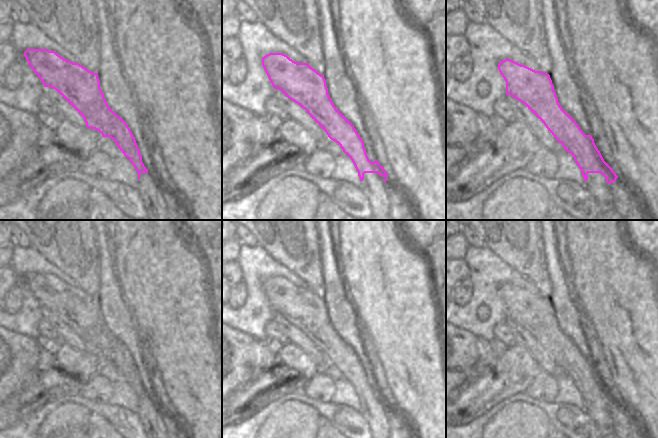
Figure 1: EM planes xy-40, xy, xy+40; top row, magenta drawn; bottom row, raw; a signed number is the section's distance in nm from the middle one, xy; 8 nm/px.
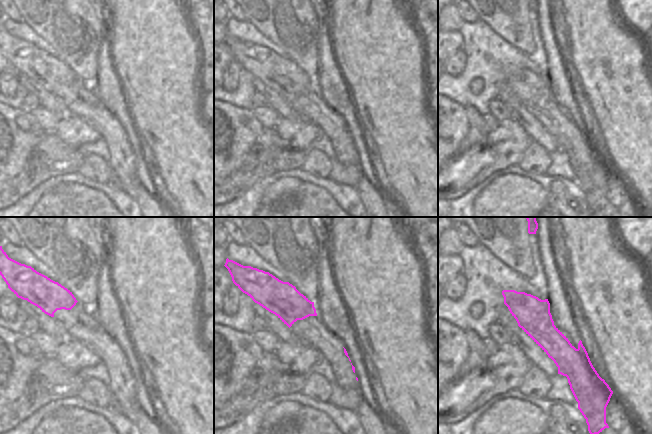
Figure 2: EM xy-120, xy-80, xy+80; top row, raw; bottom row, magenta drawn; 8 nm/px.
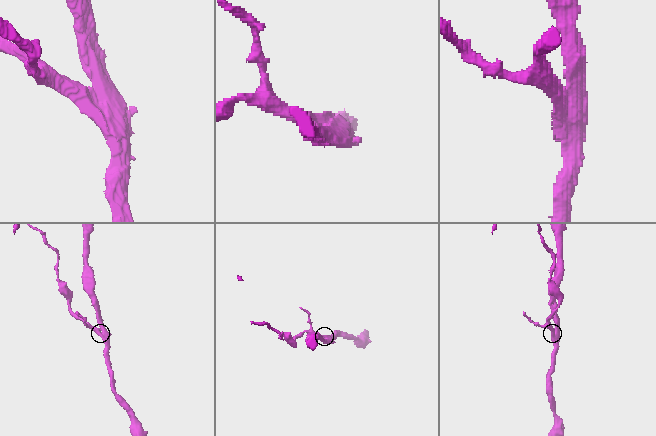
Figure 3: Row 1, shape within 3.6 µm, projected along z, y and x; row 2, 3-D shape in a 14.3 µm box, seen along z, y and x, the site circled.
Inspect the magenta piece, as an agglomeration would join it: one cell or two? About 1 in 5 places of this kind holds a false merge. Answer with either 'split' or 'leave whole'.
split

